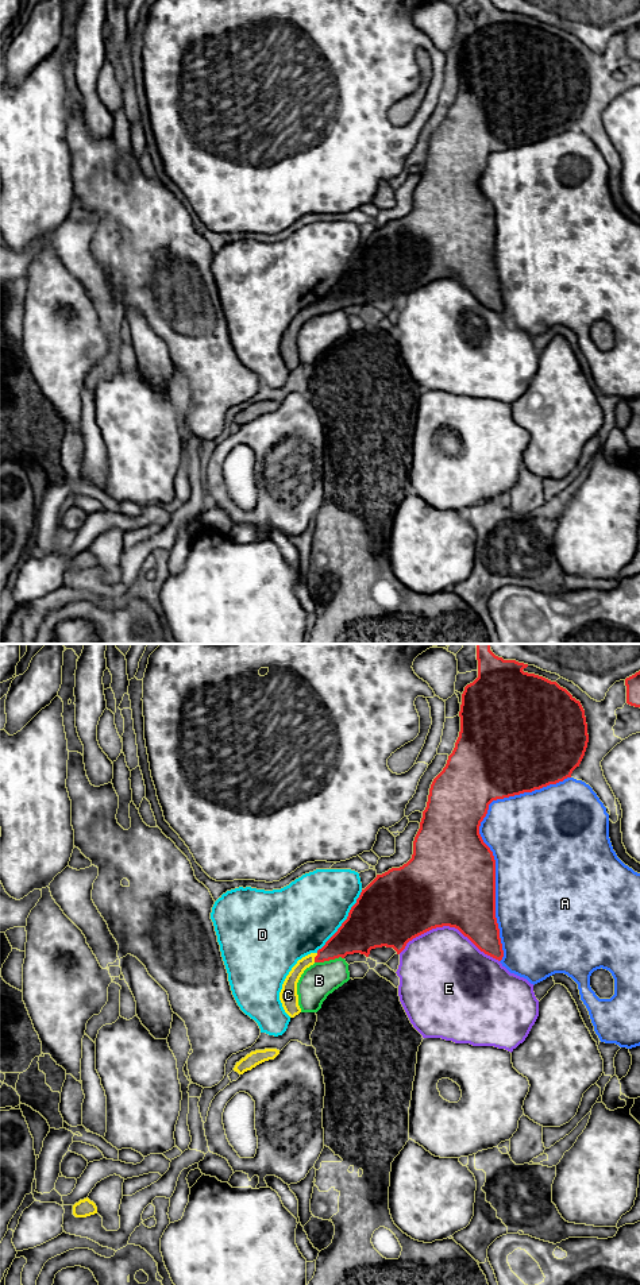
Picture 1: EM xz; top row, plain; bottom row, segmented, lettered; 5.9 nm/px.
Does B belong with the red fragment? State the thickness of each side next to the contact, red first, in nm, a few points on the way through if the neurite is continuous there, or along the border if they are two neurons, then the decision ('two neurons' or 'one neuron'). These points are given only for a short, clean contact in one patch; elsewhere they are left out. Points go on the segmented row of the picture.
240 nm thick on the red side, 200 nm on the other; two neurons

